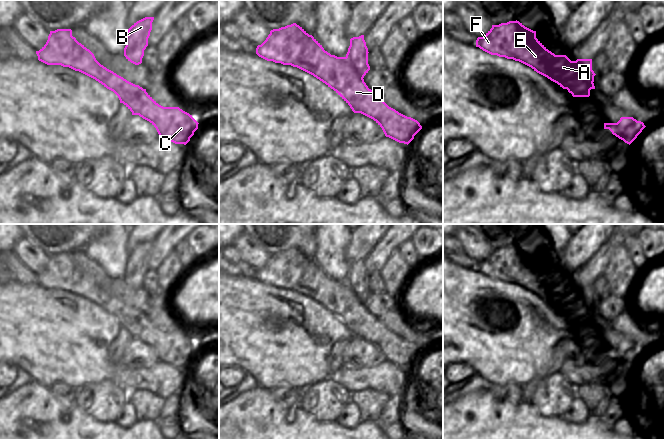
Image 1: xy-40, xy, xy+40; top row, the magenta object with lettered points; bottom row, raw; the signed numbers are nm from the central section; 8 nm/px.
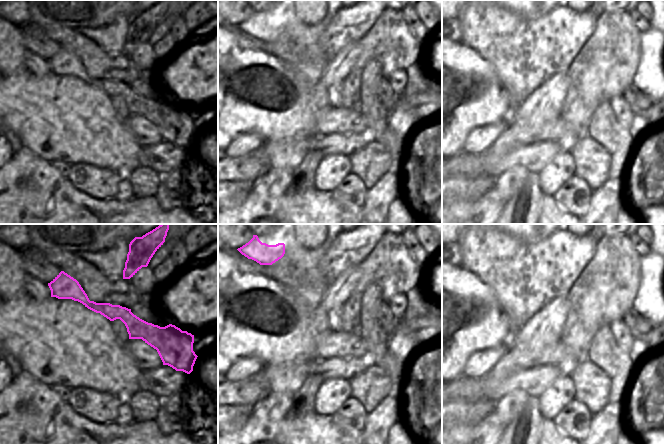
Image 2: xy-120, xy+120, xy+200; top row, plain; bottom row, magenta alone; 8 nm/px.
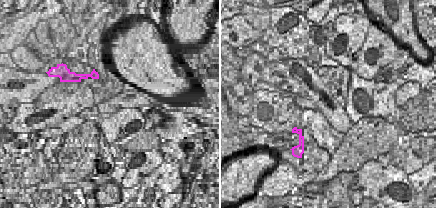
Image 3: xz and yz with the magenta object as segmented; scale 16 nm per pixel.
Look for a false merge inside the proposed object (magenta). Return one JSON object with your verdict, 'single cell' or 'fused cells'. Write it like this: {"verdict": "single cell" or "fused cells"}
{"verdict": "fused cells"}

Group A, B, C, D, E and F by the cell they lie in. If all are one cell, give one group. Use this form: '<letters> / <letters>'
A C D E F / B

